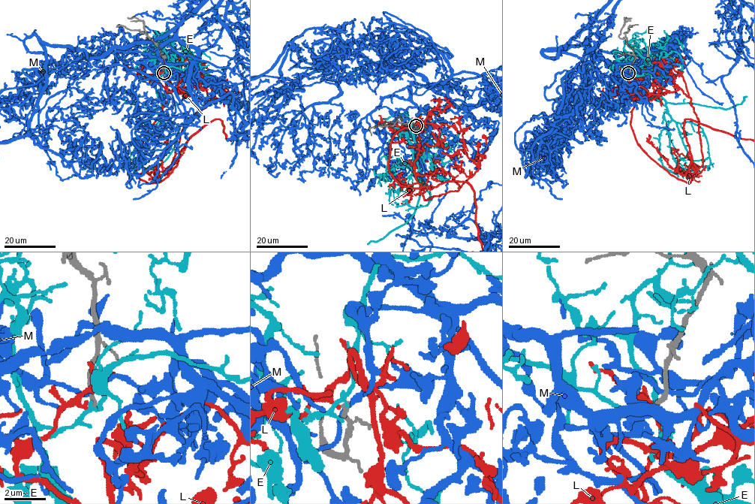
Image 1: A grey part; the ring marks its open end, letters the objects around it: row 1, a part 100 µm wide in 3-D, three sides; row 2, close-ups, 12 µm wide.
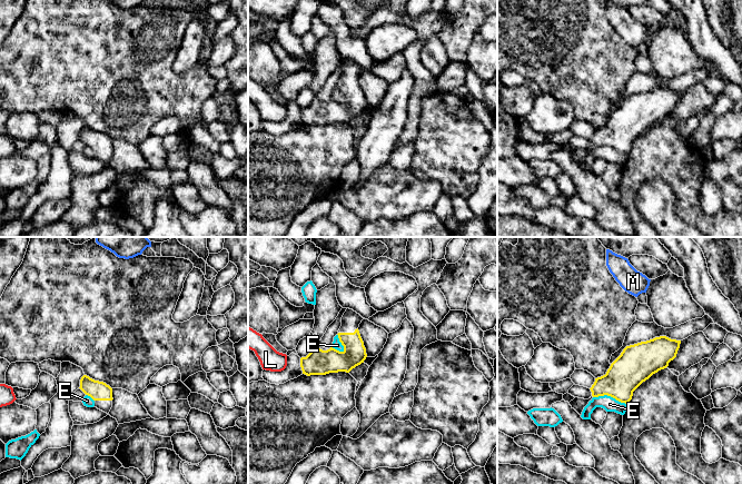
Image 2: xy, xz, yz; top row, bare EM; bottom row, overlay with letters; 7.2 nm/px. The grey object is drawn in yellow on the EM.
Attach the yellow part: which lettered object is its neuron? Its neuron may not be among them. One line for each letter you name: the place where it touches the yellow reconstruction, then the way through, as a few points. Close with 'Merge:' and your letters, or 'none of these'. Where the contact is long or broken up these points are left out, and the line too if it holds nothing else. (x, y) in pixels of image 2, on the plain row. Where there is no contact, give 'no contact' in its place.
Merge: none of these

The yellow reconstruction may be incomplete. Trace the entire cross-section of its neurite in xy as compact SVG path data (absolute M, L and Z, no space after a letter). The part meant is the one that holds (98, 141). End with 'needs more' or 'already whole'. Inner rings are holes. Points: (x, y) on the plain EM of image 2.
M83 126L79 139L95 151L95 158L109 166L113 150L112 139L109 136Z; needs more

